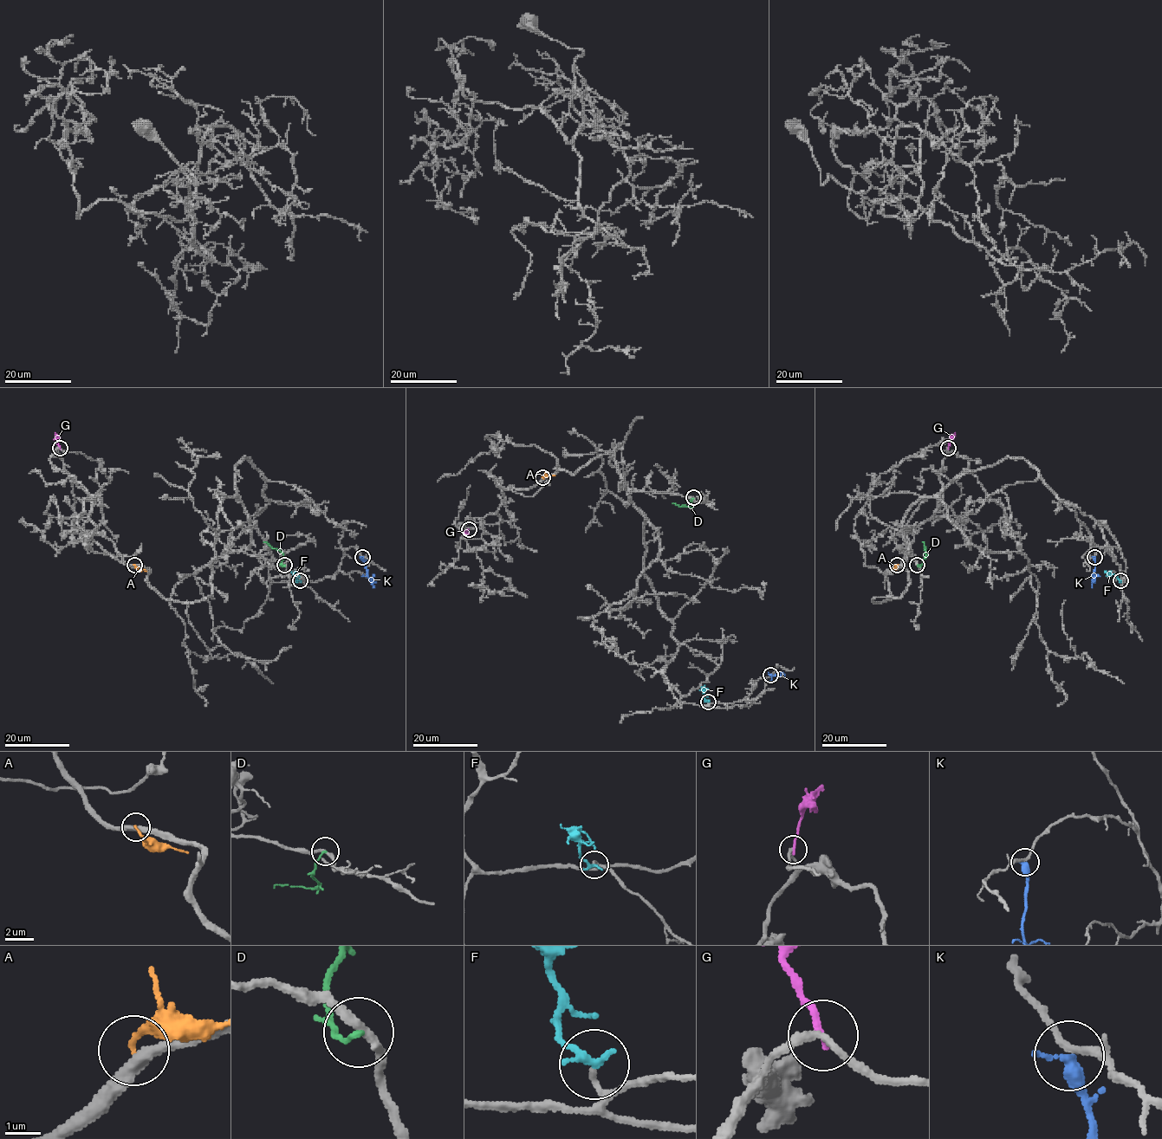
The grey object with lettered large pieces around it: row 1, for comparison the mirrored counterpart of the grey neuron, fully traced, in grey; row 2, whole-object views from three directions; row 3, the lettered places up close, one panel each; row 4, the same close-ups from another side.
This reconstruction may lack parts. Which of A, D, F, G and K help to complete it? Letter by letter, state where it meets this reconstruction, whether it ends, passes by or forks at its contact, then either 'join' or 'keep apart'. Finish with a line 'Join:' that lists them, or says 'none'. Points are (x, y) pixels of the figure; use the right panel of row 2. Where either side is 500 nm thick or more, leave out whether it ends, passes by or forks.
A: (897, 565) | it ends | keep apart
D: (917, 565) | it ends | keep apart
F: (1120, 580) | it ends | join
G: (948, 448) | it ends | keep apart
K: (1094, 557) | it ends | keep apart
Join: F

